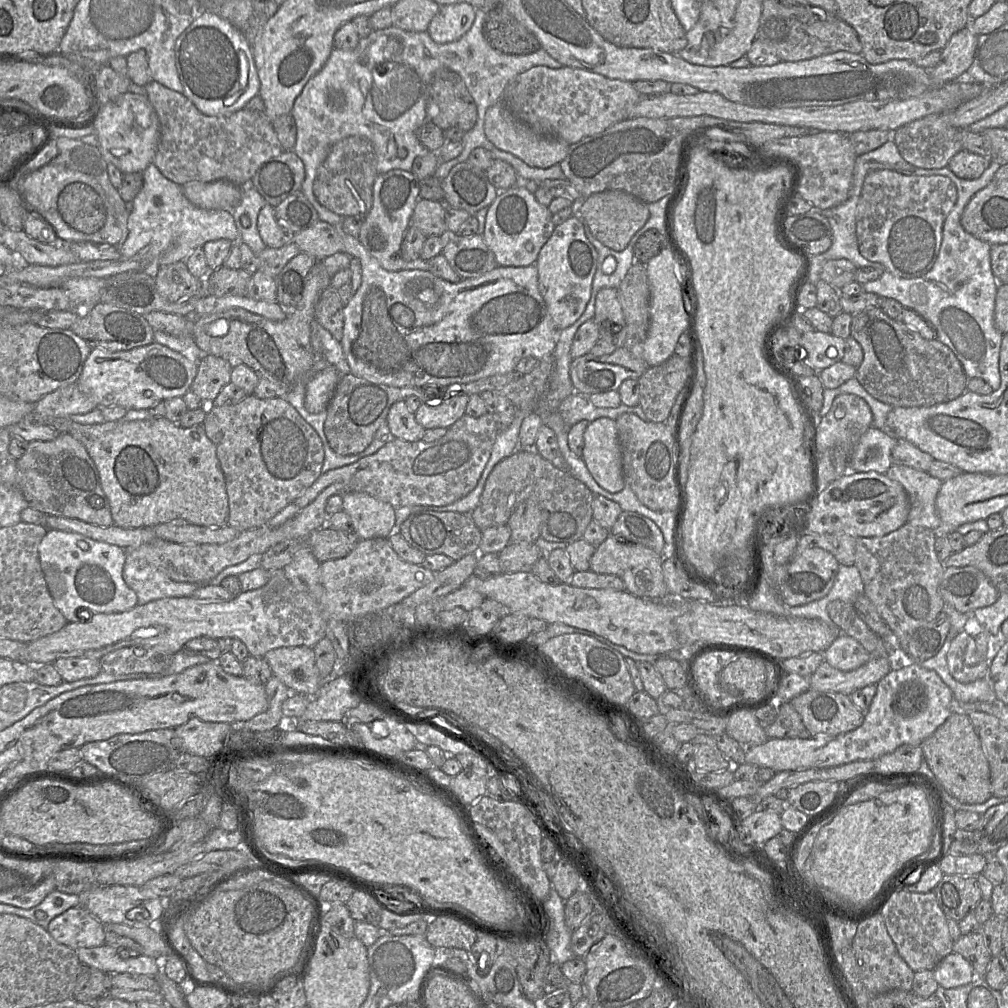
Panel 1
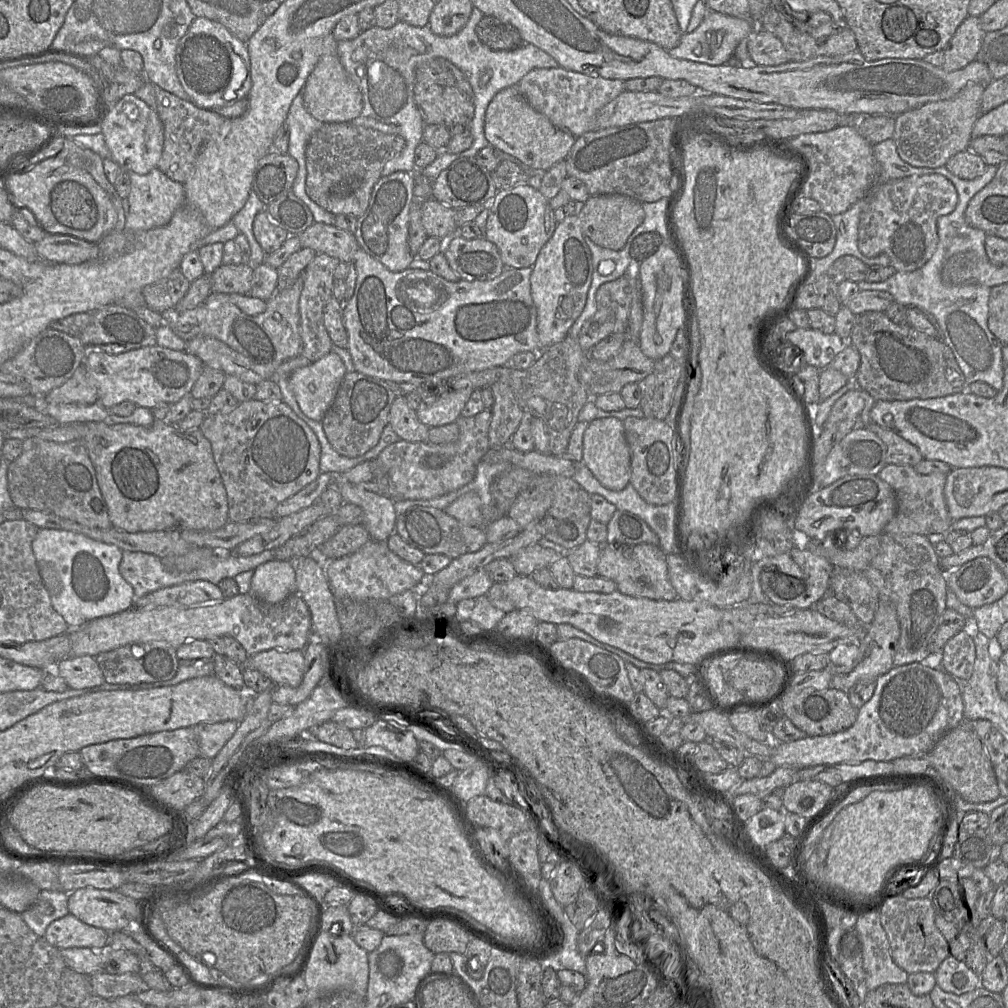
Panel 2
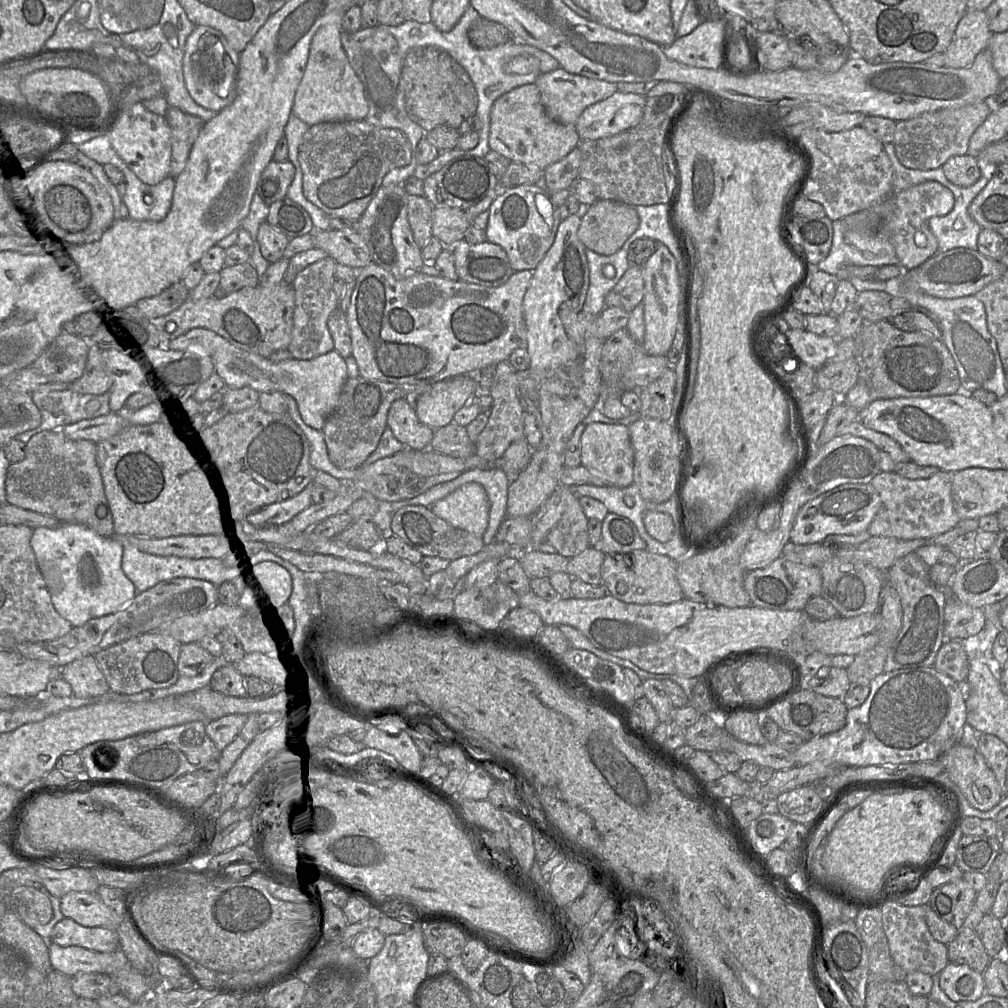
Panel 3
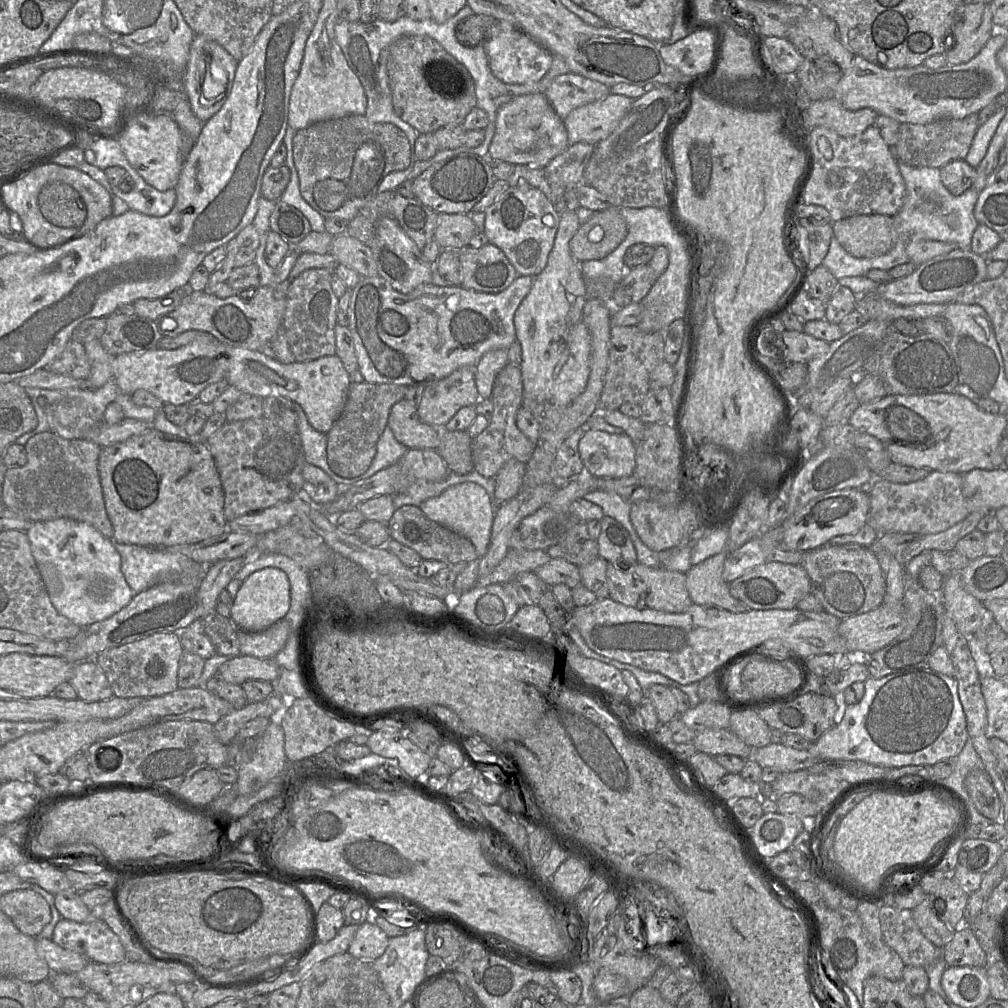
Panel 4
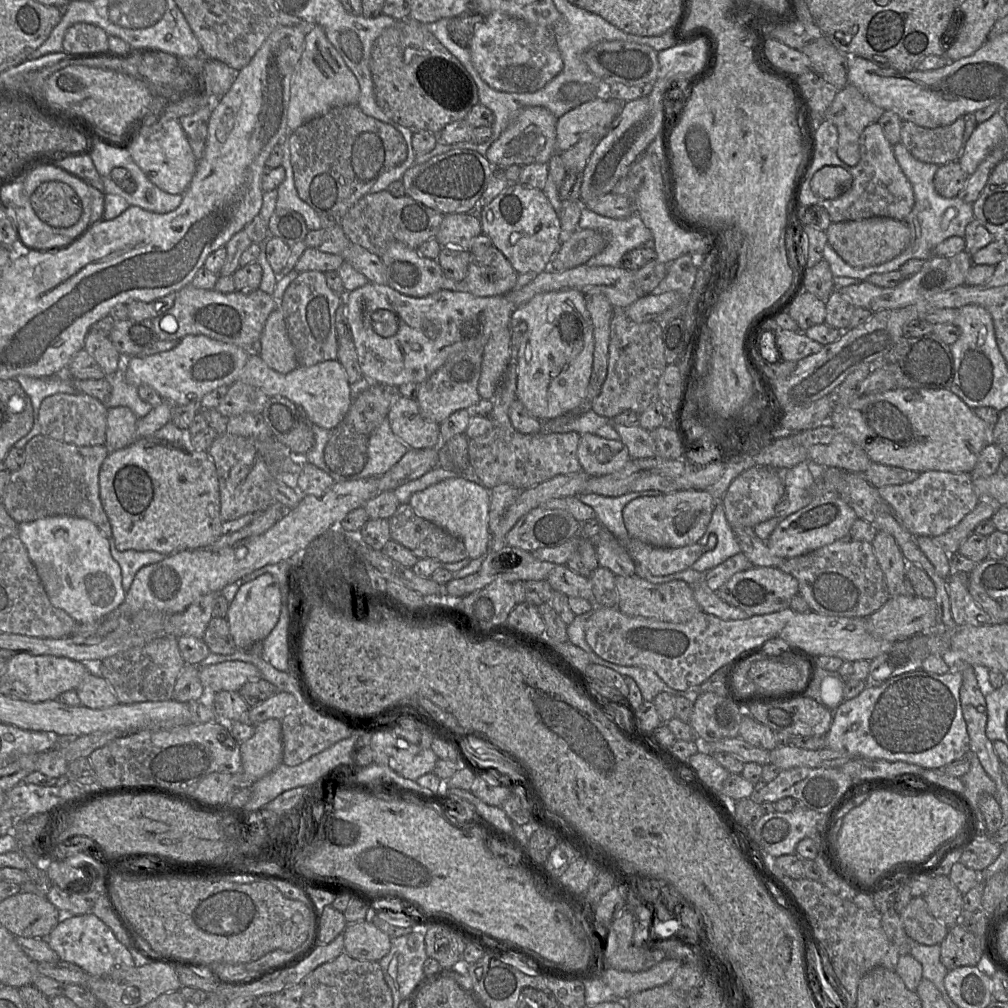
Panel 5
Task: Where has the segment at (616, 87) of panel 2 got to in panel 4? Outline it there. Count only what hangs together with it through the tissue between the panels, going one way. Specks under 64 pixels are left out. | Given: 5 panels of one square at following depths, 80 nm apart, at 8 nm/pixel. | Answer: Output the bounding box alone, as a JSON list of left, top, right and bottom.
[545,73,610,120]

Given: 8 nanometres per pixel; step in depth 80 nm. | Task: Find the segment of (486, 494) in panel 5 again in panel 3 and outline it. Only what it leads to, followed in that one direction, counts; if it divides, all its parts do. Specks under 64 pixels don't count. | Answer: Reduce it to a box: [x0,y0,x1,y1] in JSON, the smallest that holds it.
[429,483,489,538]

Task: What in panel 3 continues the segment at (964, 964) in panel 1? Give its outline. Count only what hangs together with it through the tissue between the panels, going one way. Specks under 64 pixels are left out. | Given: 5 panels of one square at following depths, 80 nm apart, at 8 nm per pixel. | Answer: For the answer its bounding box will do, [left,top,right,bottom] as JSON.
[940,962,985,1001]

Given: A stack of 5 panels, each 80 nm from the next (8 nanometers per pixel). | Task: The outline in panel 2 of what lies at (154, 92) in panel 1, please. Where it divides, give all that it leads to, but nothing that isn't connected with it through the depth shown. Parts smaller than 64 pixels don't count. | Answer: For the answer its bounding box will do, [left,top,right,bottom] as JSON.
[156,86,231,183]

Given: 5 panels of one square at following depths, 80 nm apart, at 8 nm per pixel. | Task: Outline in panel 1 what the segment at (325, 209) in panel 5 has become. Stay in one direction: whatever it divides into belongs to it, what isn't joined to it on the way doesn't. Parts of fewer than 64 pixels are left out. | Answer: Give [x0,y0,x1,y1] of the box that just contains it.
[313,136,377,217]

